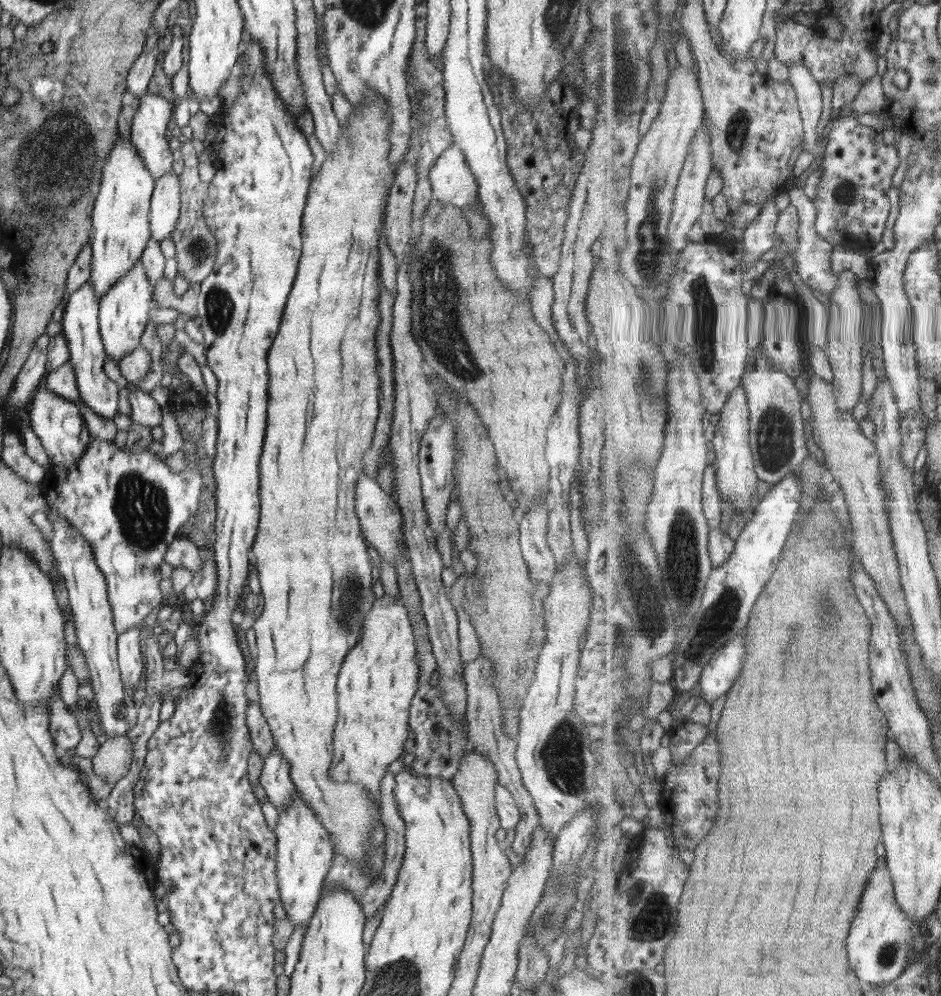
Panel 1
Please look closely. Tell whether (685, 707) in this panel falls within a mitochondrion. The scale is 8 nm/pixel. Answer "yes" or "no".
no

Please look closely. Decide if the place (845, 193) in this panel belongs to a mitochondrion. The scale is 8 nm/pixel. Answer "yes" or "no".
yes

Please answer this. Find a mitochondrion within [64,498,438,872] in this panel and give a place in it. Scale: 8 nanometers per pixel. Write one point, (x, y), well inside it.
(351, 592)

